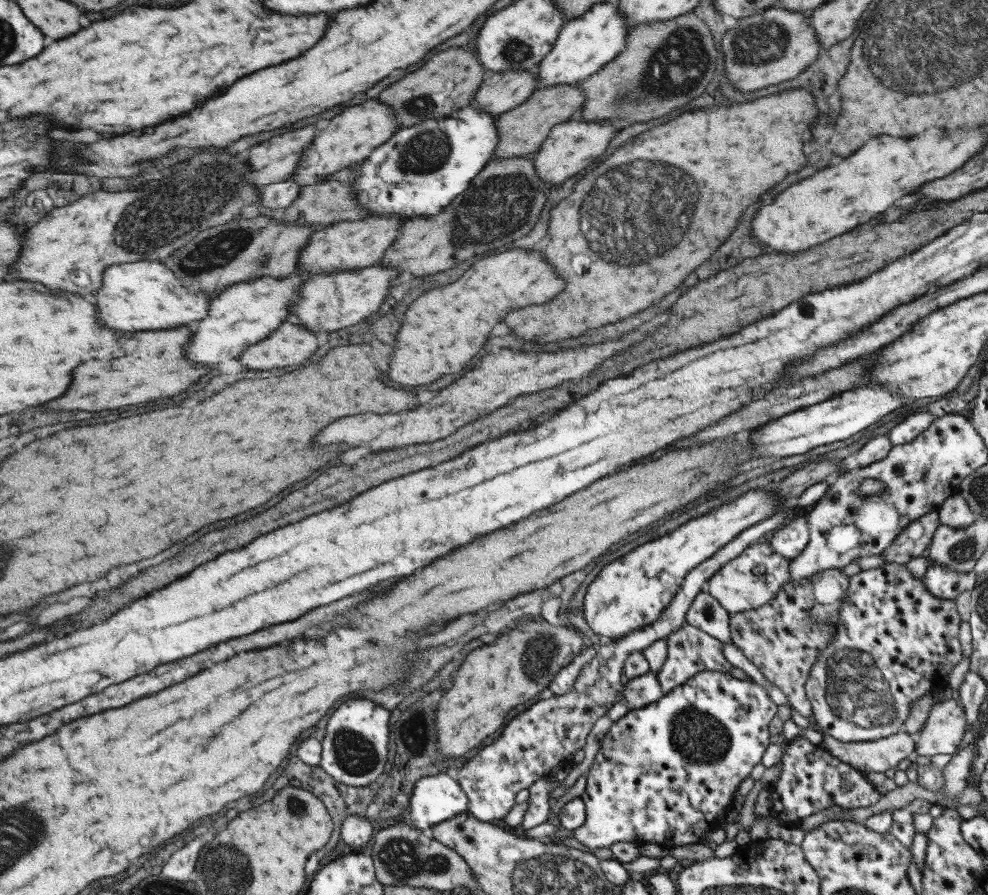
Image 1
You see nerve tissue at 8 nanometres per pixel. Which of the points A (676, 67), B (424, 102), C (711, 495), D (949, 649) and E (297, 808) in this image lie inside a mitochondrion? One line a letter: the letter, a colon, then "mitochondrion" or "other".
A: mitochondrion
B: mitochondrion
C: other
D: other
E: mitochondrion

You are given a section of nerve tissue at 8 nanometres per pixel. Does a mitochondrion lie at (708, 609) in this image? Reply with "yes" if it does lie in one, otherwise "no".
yes

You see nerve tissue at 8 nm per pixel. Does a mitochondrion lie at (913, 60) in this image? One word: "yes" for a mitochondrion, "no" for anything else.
yes

